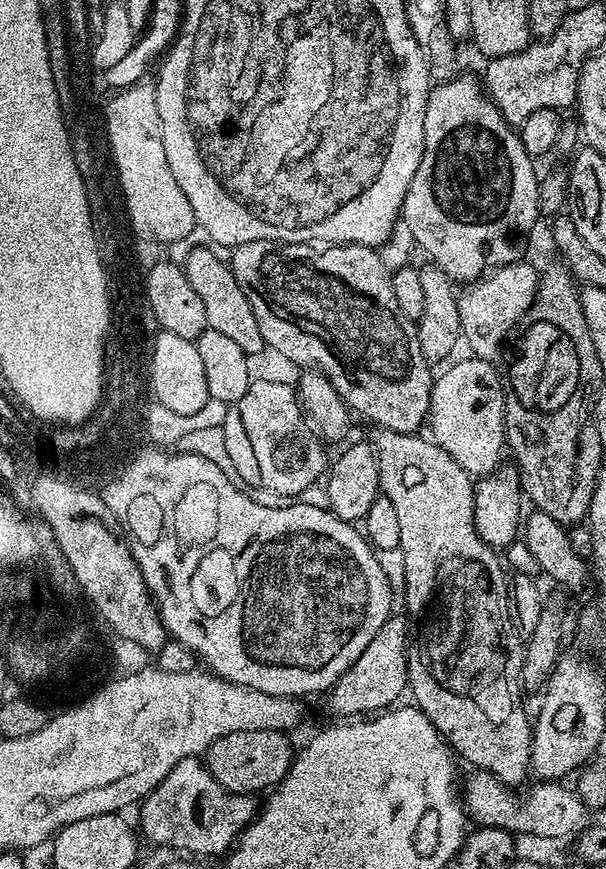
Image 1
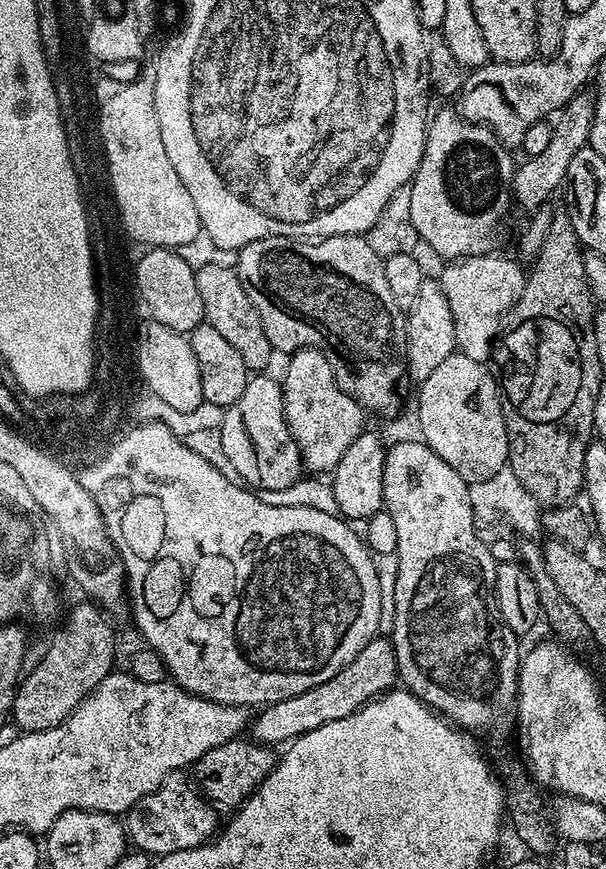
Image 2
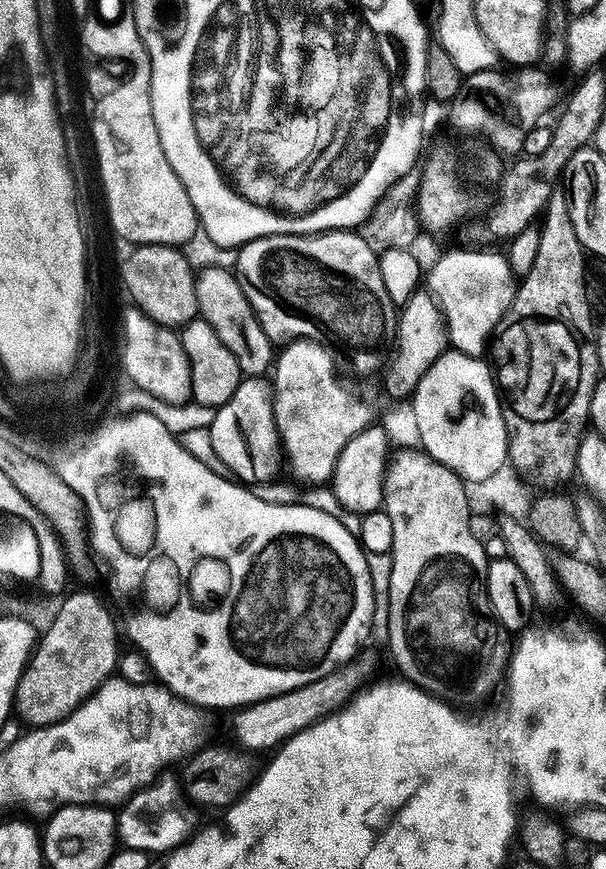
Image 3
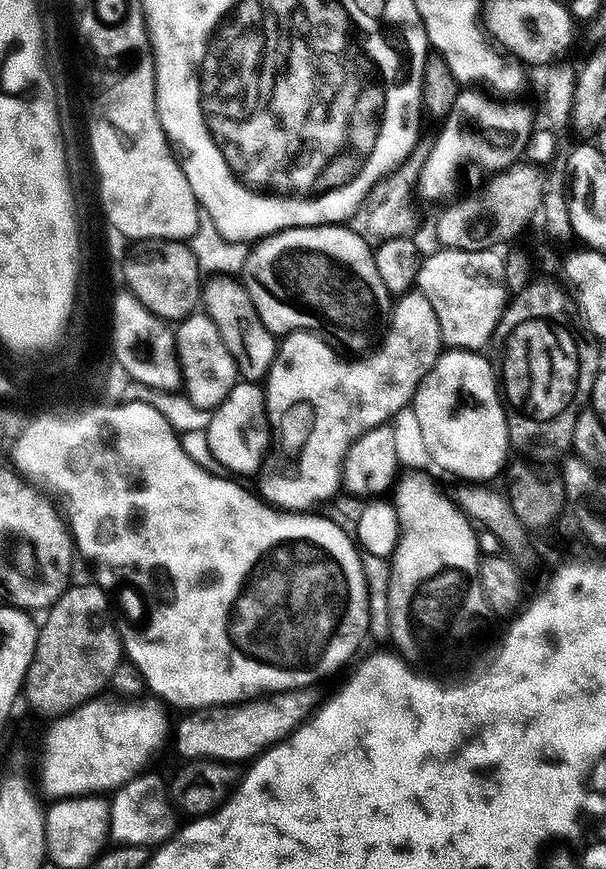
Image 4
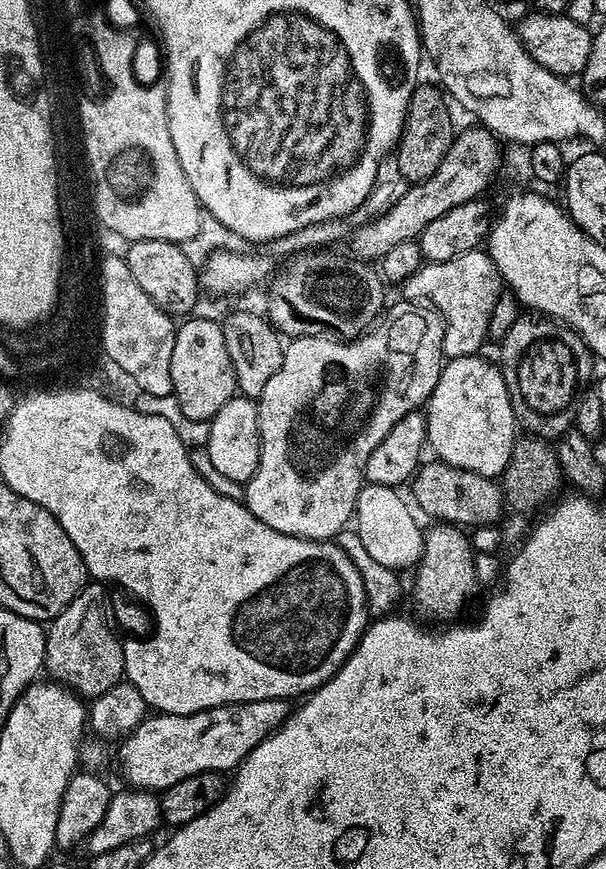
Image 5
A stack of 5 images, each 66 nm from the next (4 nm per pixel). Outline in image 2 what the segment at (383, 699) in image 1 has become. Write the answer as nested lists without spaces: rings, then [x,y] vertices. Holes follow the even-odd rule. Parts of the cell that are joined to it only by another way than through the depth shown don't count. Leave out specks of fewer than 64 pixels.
[[[377,635],[371,640],[345,668],[338,670],[334,678],[298,694],[294,698],[286,698],[277,704],[261,707],[255,713],[250,724],[250,736],[257,744],[269,746],[287,745],[297,736],[306,734],[310,730],[318,730],[318,726],[326,726],[326,722],[334,722],[354,714],[365,704],[383,696],[397,683],[396,655],[392,649],[392,641],[387,635]]]

